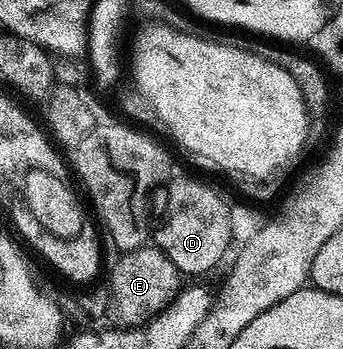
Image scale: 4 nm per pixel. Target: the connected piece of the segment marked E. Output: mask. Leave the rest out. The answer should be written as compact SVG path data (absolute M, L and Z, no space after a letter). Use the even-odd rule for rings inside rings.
M155 246L125 251L118 257L110 274L110 290L106 292L107 319L120 328L141 325L175 297L180 286L180 273L174 268L173 262Z

